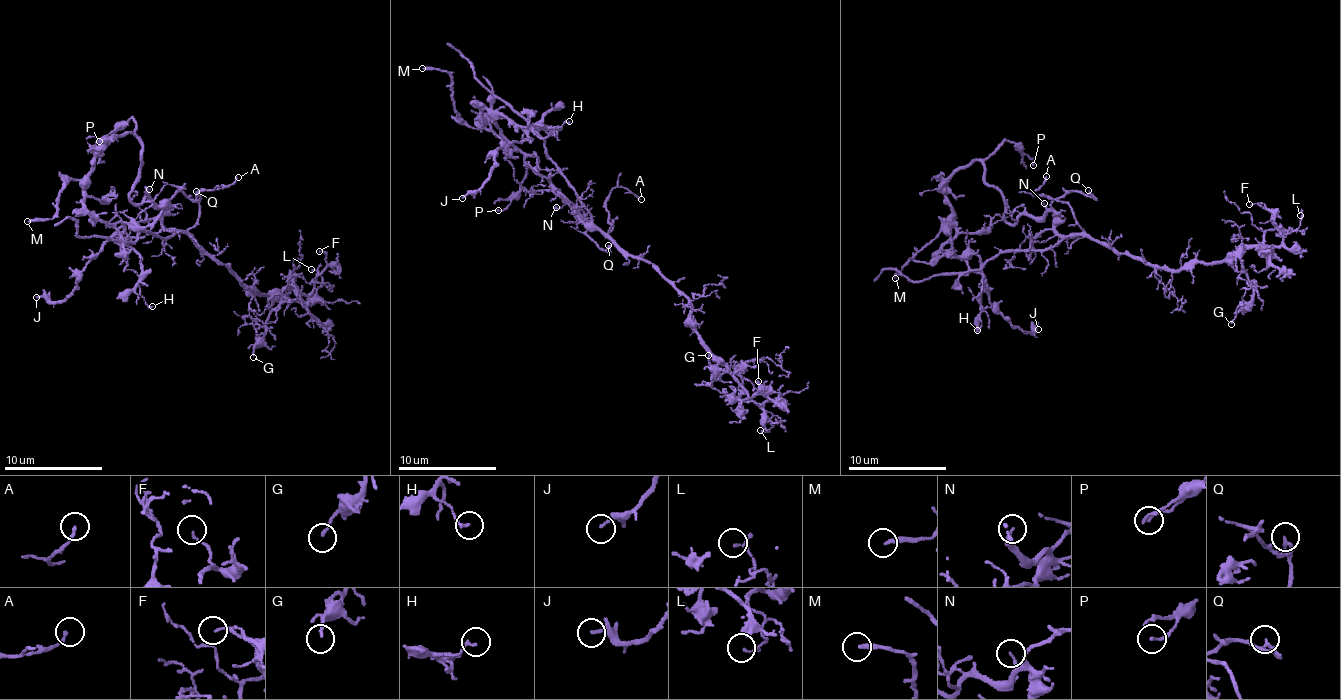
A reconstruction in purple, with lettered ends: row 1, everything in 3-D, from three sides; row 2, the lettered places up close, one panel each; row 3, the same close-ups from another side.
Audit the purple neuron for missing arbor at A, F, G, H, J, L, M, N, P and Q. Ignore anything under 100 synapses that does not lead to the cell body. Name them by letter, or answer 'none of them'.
none of them

